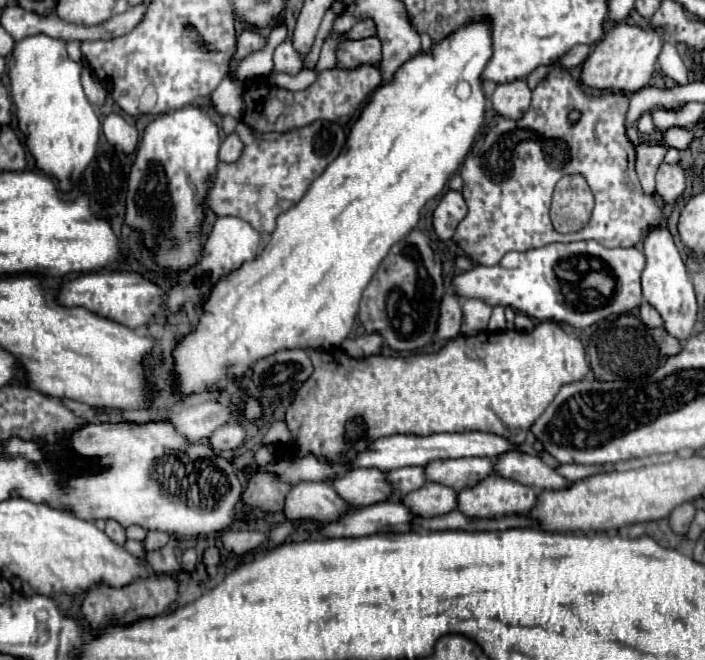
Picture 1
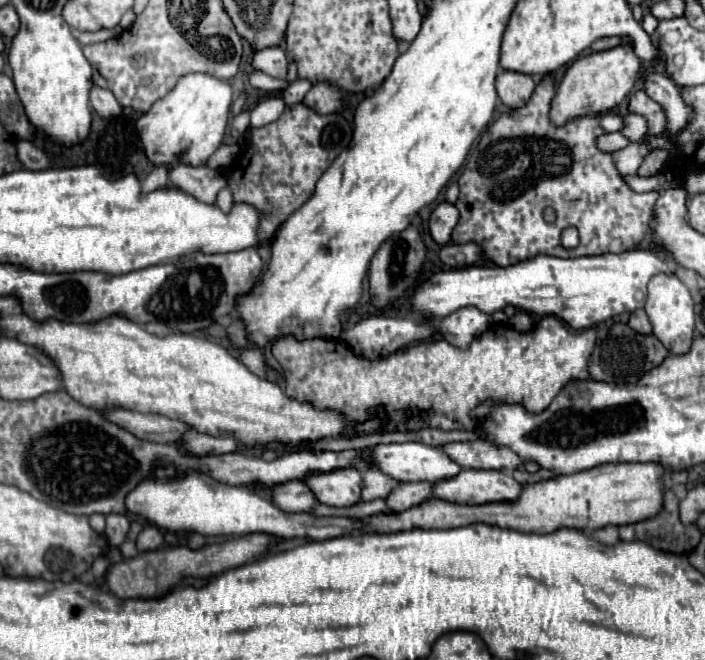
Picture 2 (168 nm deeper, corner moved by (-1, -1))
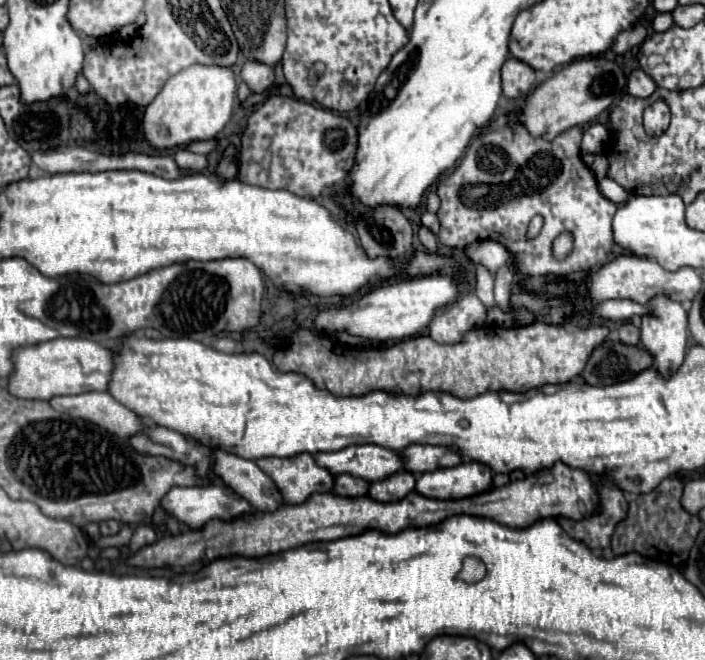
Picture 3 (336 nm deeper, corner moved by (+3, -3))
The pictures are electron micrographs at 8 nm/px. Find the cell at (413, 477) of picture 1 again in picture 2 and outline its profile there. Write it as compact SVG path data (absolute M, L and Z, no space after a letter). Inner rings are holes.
M368 468L362 470L362 500L376 500L376 498L386 498L390 494L390 490L394 490L398 486L398 482L386 474L382 474L376 468Z

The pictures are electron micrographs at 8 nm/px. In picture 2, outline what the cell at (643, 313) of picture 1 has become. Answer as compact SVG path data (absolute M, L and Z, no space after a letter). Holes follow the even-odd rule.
M636 310L630 314L630 320L628 320L628 326L638 332L638 334L650 334L652 332L652 326L648 322L648 316L644 310Z

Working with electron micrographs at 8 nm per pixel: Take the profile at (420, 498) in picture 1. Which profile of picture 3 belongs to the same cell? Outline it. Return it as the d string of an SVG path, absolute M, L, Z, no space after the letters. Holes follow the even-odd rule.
M400 472L400 476L390 476L388 480L372 484L368 496L376 502L396 502L410 494L416 486L416 478L410 472Z

